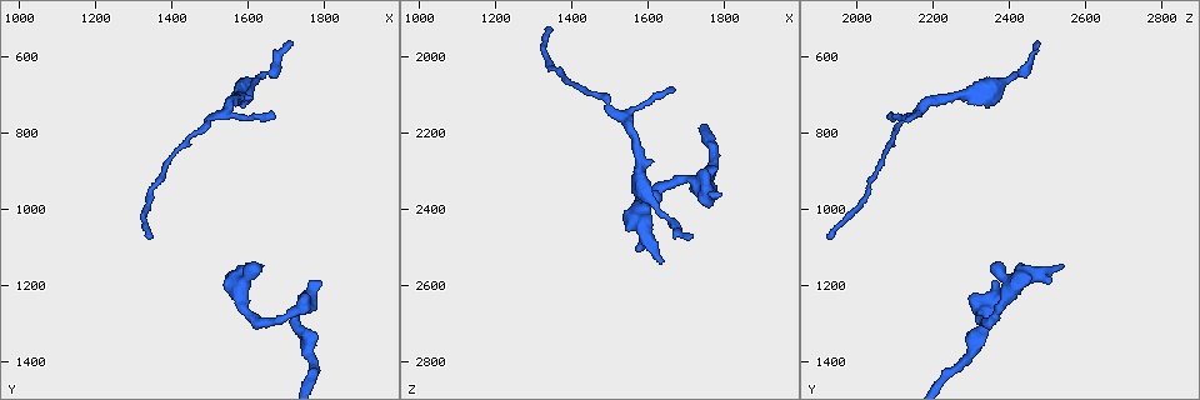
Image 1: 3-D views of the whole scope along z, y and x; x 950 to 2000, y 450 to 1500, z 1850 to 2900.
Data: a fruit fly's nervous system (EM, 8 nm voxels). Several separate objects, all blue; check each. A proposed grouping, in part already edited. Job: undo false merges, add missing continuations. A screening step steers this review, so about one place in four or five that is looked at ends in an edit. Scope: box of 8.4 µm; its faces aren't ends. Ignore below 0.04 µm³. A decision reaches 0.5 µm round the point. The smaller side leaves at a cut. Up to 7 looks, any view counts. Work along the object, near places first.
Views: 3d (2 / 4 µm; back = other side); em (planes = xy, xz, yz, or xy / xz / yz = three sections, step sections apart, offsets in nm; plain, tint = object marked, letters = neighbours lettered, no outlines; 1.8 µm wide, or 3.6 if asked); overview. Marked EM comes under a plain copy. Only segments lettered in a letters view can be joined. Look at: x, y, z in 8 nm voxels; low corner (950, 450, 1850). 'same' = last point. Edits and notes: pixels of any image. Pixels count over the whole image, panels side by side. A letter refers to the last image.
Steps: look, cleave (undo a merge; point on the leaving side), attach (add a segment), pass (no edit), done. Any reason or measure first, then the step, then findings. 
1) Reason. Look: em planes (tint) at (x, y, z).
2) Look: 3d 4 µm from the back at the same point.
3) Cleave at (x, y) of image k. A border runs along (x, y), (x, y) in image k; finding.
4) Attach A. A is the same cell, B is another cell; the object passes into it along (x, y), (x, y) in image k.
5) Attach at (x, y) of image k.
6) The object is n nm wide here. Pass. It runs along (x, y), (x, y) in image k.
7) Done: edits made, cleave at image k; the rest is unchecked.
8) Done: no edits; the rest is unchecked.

Arms part here. Look: em planes (letters) at (1720, 1265, 2330).

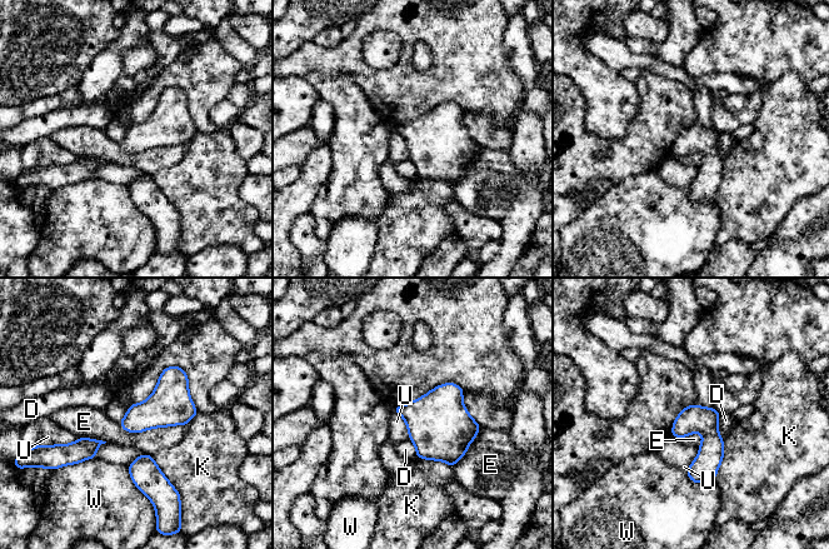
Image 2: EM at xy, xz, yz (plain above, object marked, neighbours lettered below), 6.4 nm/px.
Pass. D, E, K, U and W are other cells; it runs along (693, 408), (710, 433), (710, 478) in image 2; continuous, no second neuron.

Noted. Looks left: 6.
Free end. Look: 3d 2 µm at (1635, 1155, 2540).

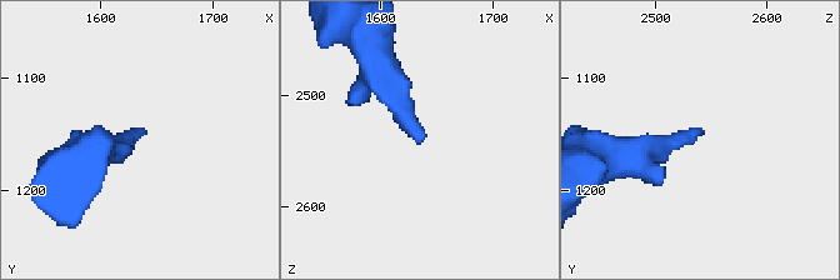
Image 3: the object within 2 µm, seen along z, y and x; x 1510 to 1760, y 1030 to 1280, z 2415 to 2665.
Look: em xz step 4 (tint) at (1638, 1150, 2544).

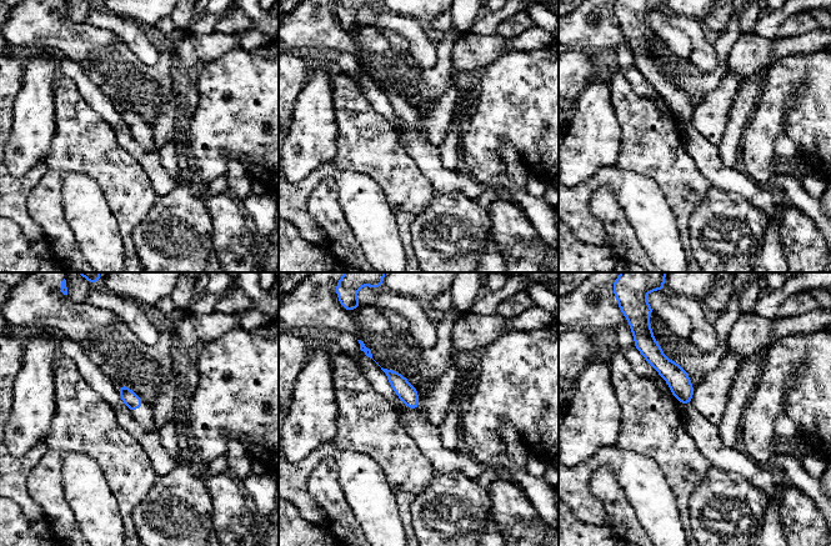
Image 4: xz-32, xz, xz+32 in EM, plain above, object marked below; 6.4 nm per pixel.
Look: em planes (letters) at the same point.

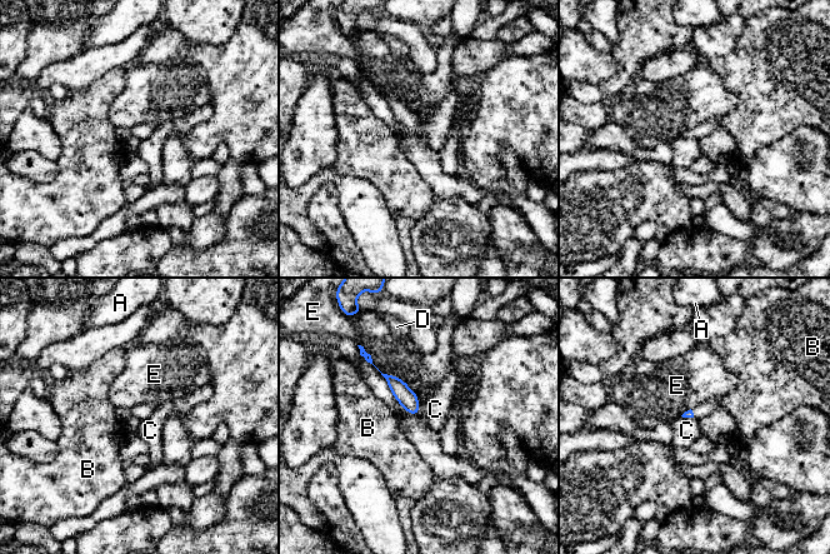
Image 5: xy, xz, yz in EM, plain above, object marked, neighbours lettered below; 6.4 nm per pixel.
Pass. A, B, C, D and E are other cells; a border runs along (416, 395), (419, 413) in image 5; no lettered segment goes on from it.

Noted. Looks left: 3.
Tapers out. Look: em xz step 16 (letters) at (1725, 570, 2470).

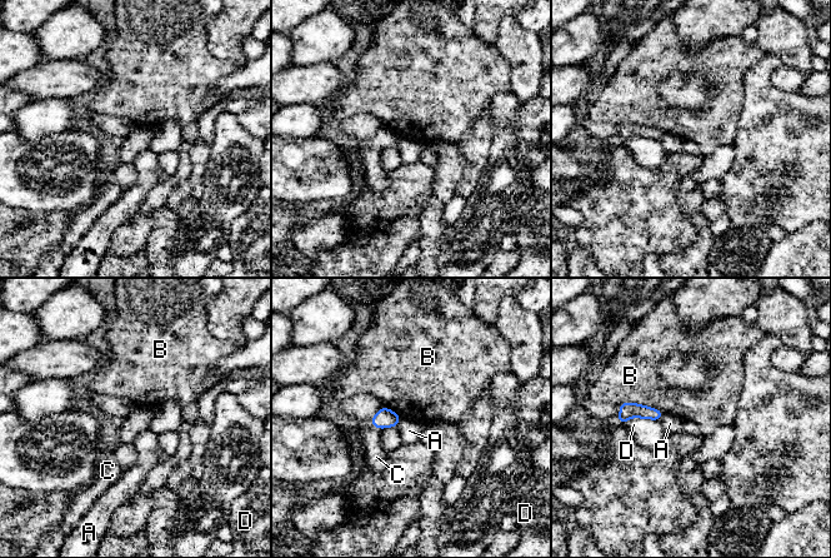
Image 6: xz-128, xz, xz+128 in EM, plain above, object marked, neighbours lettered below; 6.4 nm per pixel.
Attach C. C is the same cell, A, B and D are other cells; the object passes into it along (384, 418), (375, 427), (376, 457) in image 6; it goes on there.

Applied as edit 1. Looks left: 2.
Done: edits made, attach at image 6; the rest is unchecked.

